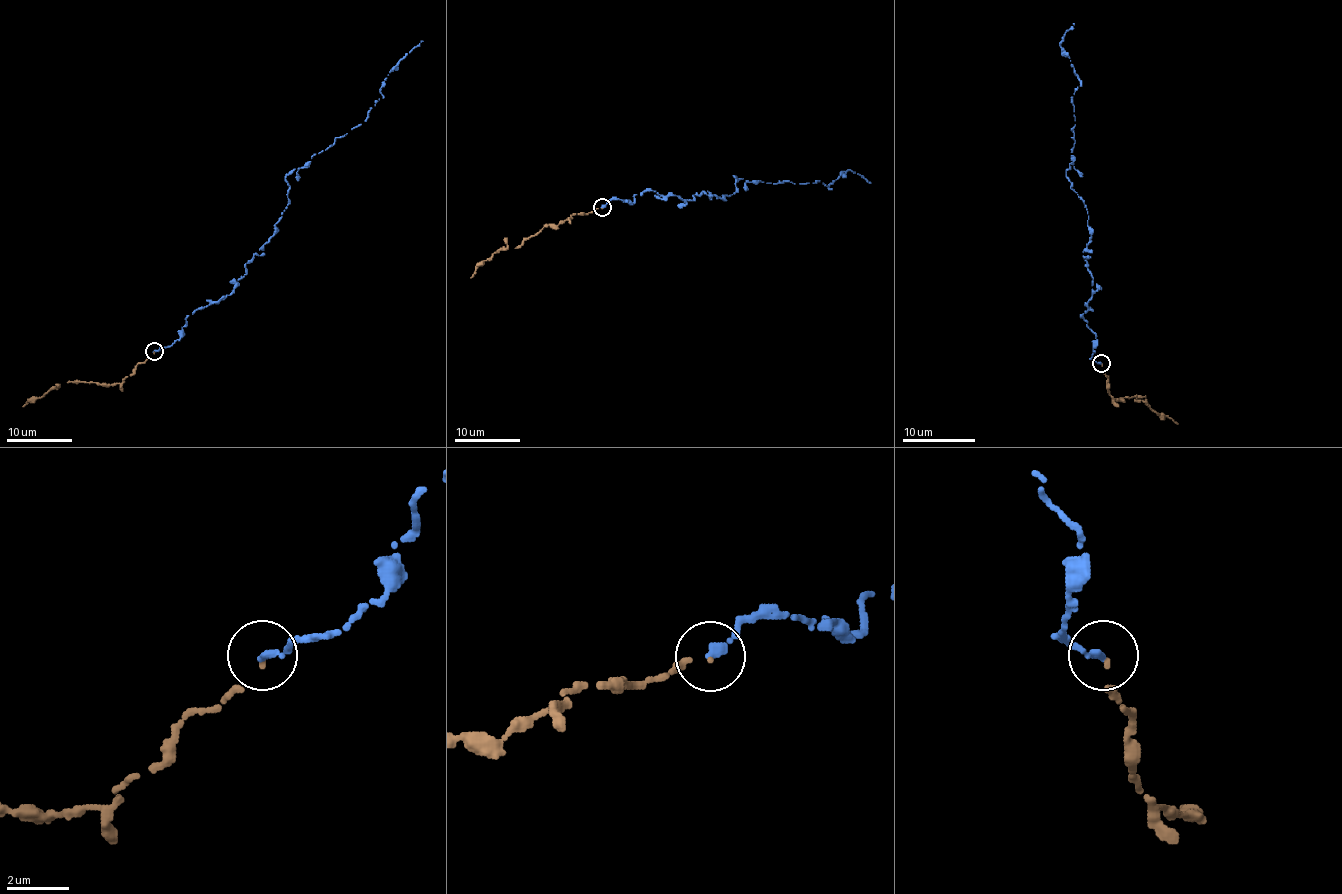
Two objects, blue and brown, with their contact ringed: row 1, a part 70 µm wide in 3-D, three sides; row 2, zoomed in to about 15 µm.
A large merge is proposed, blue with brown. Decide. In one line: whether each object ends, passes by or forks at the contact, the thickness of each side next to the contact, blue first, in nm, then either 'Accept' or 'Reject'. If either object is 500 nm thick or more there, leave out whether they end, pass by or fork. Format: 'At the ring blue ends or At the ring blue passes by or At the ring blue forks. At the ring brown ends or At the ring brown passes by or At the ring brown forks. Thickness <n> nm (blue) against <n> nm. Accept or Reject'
At the ring blue ends. At the ring brown ends. Thickness 280 nm (blue) against 90 nm. Accept

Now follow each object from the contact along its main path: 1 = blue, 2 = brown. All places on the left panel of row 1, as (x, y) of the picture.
1: (153, 351), (234, 289), (282, 217), (285, 176), (361, 125), (383, 98), (383, 82), (422, 40)
2: (153, 352), (150, 359), (140, 362), (120, 384), (67, 382), (51, 387), (41, 397), (30, 398), (23, 407)

